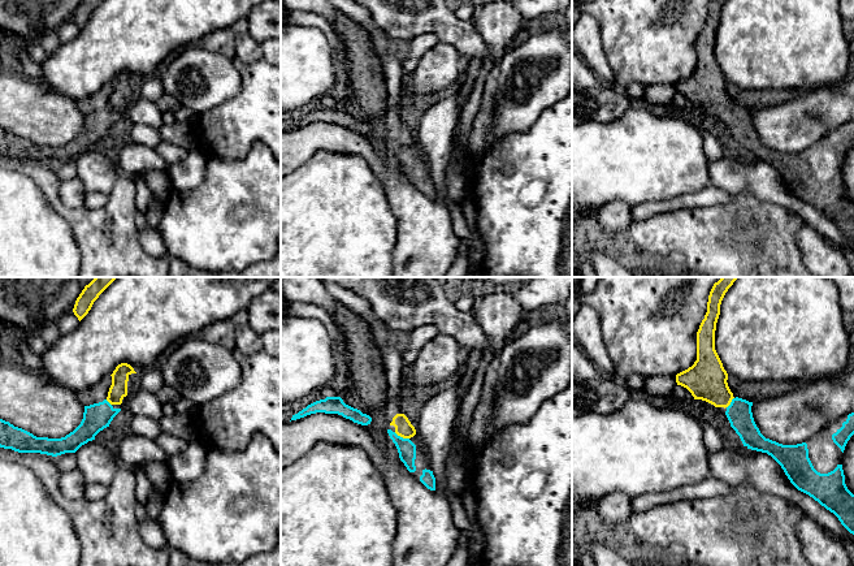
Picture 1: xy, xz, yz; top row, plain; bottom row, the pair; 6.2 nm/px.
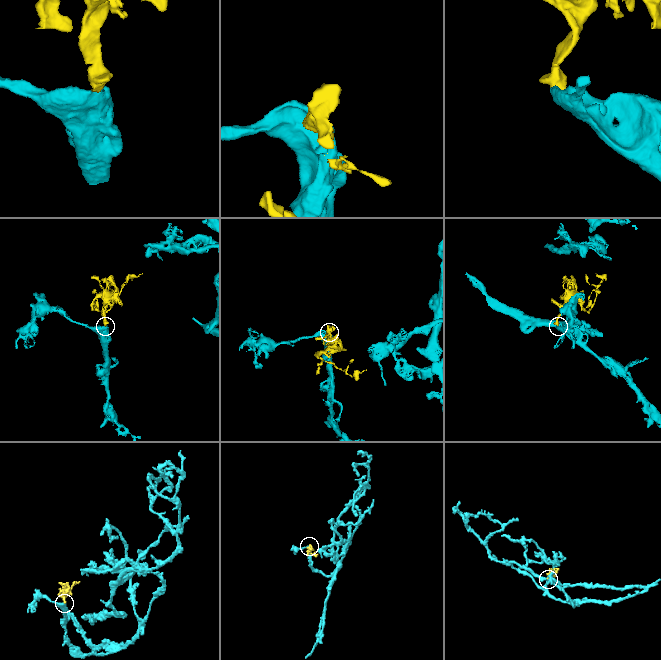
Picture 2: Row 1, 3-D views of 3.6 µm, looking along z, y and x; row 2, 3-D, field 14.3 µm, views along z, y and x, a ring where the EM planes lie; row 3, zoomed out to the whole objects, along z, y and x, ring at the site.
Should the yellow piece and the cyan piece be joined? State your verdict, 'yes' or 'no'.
yes

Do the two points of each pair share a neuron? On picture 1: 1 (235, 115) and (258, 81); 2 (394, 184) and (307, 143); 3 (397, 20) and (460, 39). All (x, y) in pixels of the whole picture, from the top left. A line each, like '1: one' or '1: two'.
1: one
2: one
3: one

